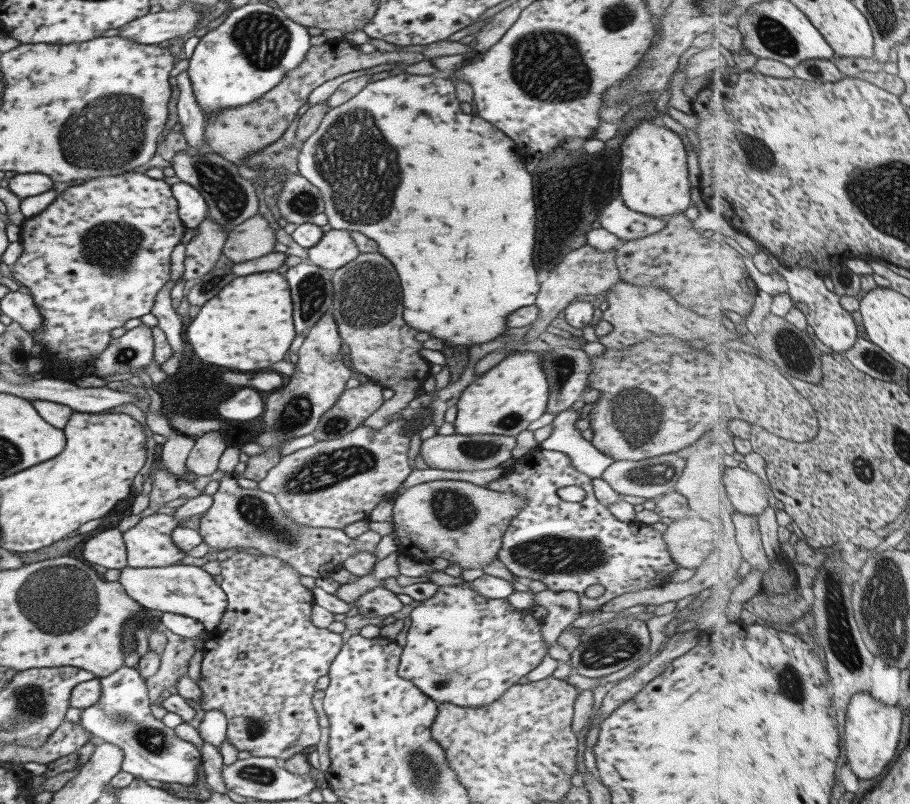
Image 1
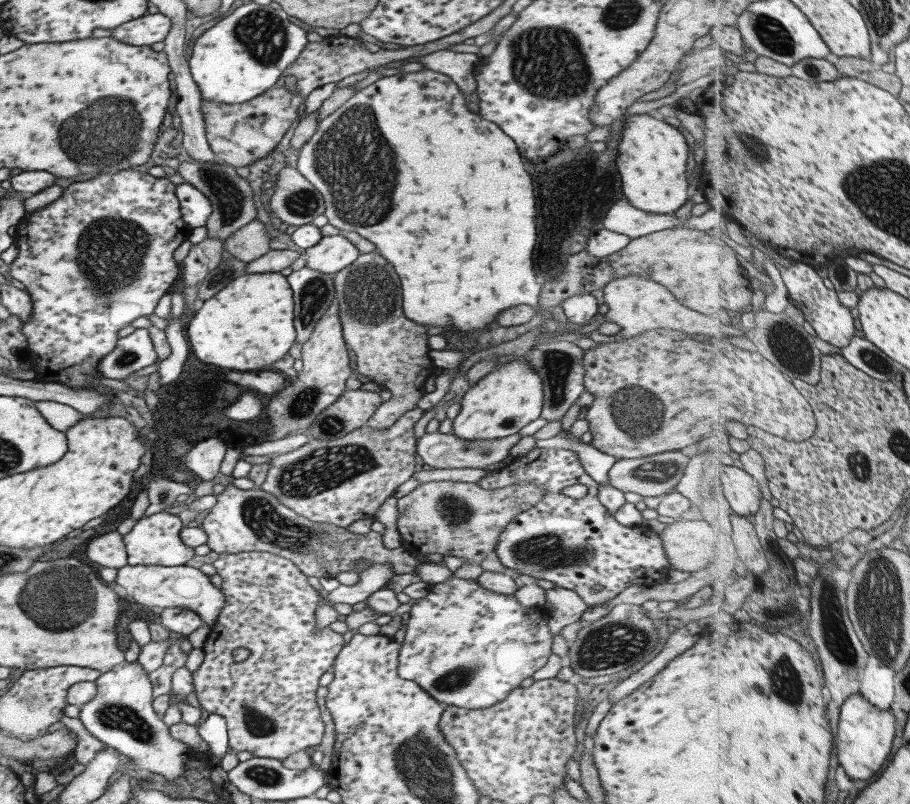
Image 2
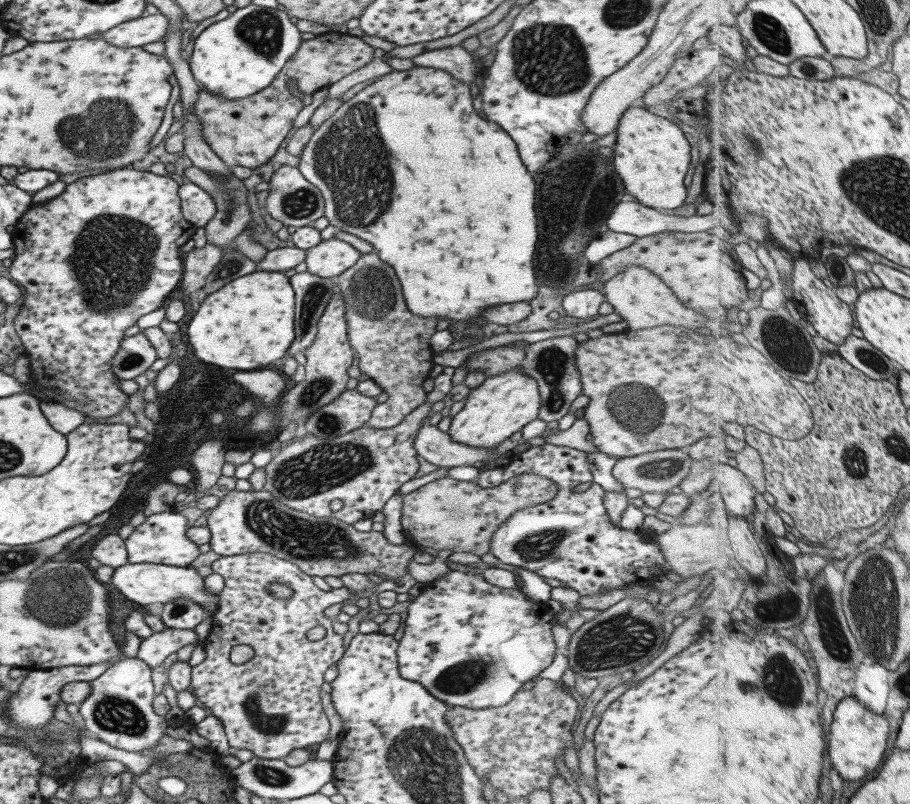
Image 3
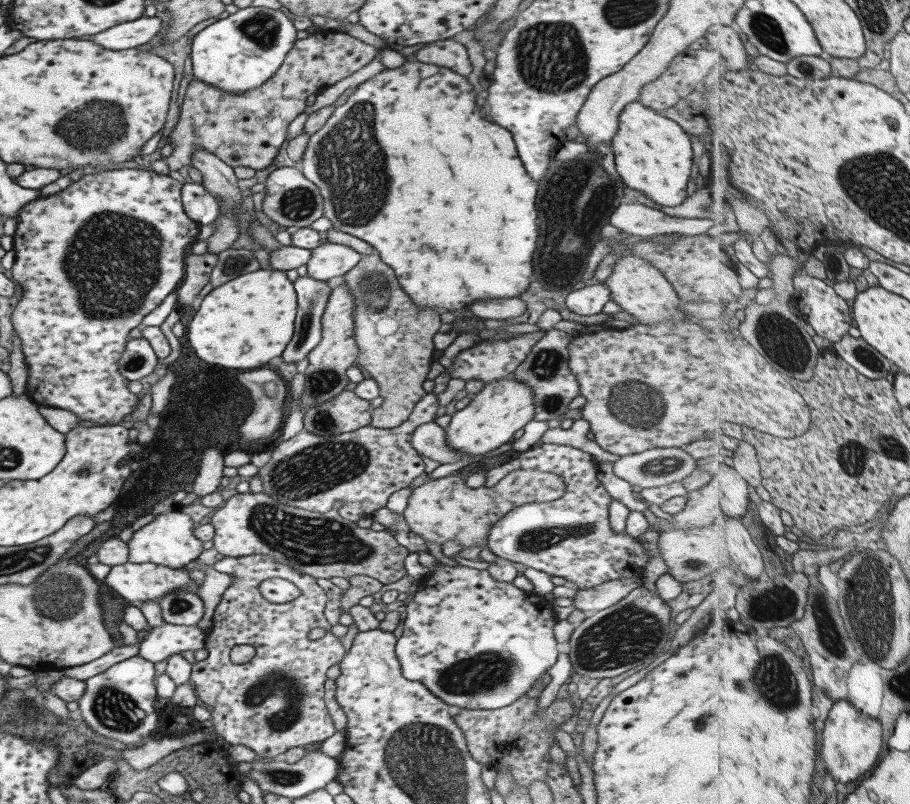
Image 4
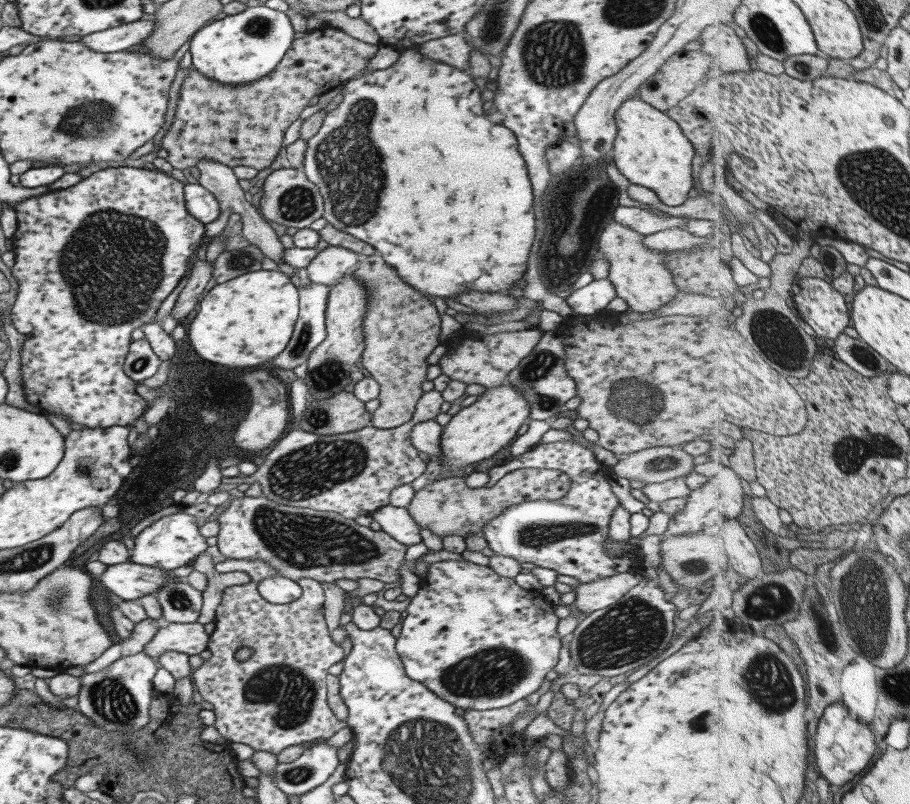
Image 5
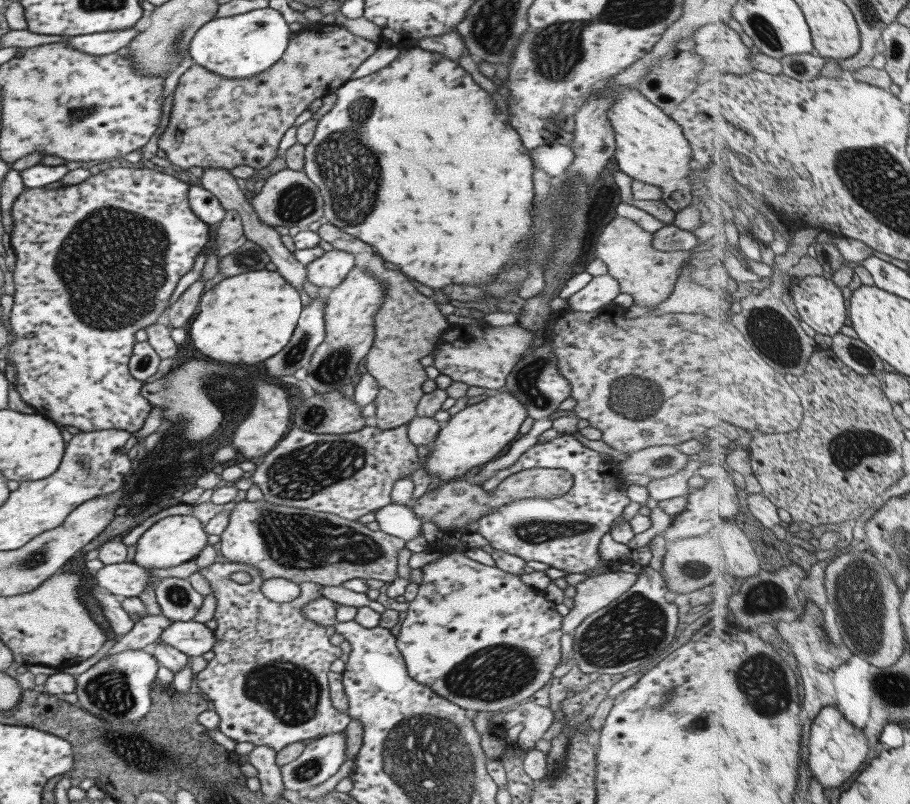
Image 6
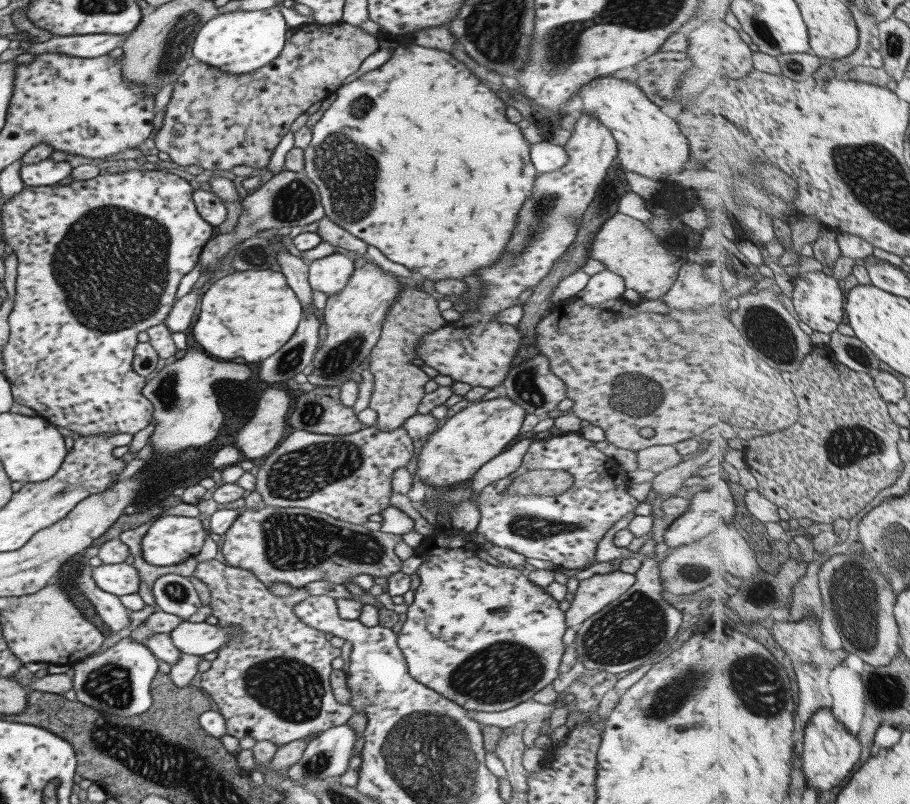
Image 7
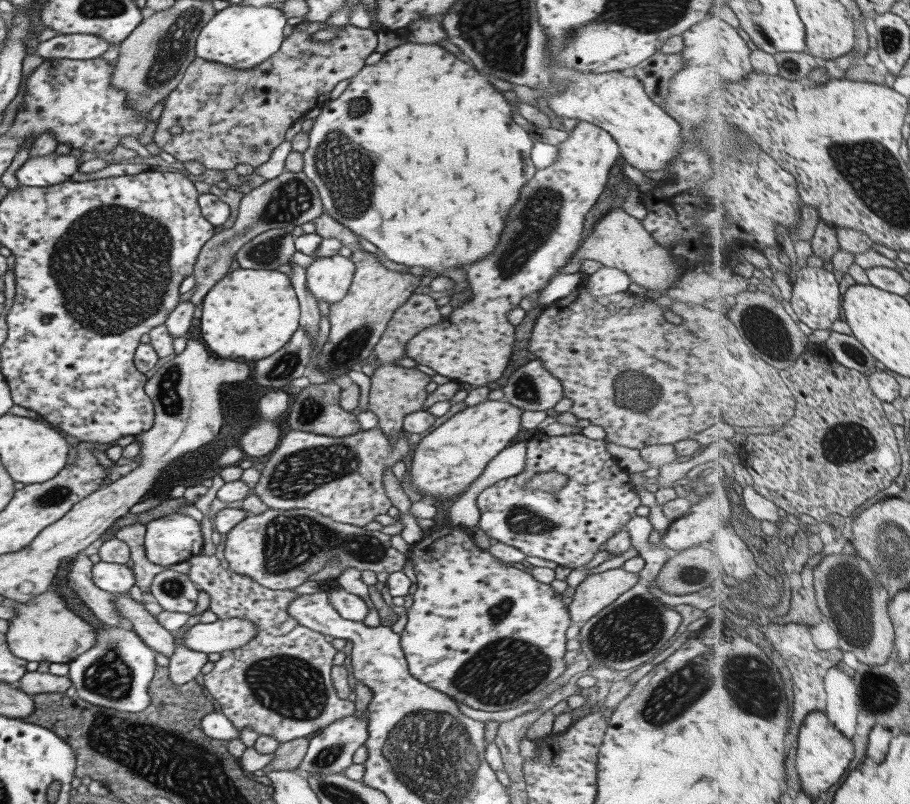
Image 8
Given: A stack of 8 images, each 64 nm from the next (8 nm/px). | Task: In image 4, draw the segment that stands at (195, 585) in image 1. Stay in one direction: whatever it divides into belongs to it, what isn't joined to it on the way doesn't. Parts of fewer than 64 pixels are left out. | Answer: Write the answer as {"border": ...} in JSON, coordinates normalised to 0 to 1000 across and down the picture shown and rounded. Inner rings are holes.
{"border":[[[137,698],[129,704],[122,704],[110,726],[114,725],[142,750],[155,746],[175,746],[185,736],[197,733],[210,734],[215,738],[216,733],[212,731],[213,726],[209,720],[209,705],[186,706],[185,704],[177,704],[165,699],[146,701],[145,699]]]}

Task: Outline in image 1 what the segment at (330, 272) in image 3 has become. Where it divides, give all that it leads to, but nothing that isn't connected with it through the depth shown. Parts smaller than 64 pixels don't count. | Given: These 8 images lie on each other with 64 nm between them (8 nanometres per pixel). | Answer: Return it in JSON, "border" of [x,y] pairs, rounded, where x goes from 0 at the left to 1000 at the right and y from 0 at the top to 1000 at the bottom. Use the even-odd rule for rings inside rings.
{"border":[[[370,285],[354,290],[348,303],[337,310],[337,326],[363,337],[386,326],[396,313],[384,290]]]}

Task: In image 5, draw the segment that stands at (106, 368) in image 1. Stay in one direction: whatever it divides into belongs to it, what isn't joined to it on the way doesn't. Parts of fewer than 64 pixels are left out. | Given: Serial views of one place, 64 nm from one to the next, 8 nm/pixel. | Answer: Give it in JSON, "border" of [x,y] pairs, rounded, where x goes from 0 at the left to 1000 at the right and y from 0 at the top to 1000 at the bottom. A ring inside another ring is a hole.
{"border":[[[158,420],[144,424],[135,447],[134,464],[147,473],[148,476],[153,476],[159,470],[168,468],[176,450],[177,448],[170,443]]]}

